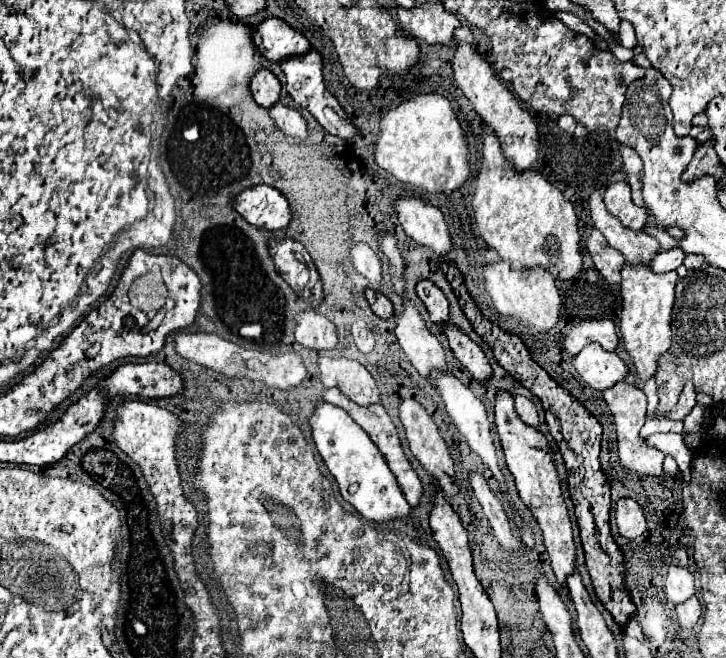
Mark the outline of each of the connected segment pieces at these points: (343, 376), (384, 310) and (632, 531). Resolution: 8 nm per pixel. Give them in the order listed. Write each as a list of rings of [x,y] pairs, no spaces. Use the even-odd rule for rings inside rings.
[[[319,357],[319,371],[325,387],[341,389],[357,405],[373,405],[381,399],[373,375],[357,361]]]
[[[367,289],[365,291],[365,297],[367,301],[371,303],[371,309],[375,311],[375,315],[379,315],[381,319],[391,319],[395,317],[395,311],[393,311],[393,303],[379,291],[373,291],[373,289]]]
[[[619,499],[615,507],[615,521],[619,535],[625,539],[637,539],[645,531],[645,515],[637,501]]]

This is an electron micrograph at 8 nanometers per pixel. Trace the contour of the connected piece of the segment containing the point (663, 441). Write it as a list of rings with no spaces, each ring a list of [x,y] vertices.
[[[656,433],[647,437],[645,442],[649,446],[660,450],[665,455],[672,455],[677,462],[684,481],[689,483],[693,452],[687,448],[680,434]]]

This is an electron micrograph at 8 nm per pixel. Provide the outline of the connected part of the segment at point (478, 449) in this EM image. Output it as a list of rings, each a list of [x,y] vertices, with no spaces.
[[[433,371],[433,373],[431,373],[431,383],[437,387],[439,395],[443,397],[447,413],[453,417],[457,429],[465,435],[469,447],[489,465],[489,469],[493,471],[493,475],[499,479],[499,489],[505,491],[505,487],[503,487],[503,475],[501,475],[501,471],[499,471],[499,467],[497,467],[495,447],[493,447],[493,439],[491,439],[491,425],[489,425],[489,421],[487,421],[487,413],[485,413],[483,403],[473,395],[473,391],[471,391],[467,385],[463,385],[463,383],[461,383],[457,377],[453,377],[451,373]]]

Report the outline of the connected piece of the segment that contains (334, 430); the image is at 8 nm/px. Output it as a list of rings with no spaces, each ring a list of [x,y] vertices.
[[[319,403],[311,415],[311,431],[317,451],[321,453],[327,469],[339,483],[339,491],[345,501],[349,501],[365,519],[373,523],[387,523],[395,519],[405,519],[411,513],[411,505],[403,499],[399,483],[387,461],[381,457],[381,451],[371,443],[371,437],[339,407],[331,403]]]

